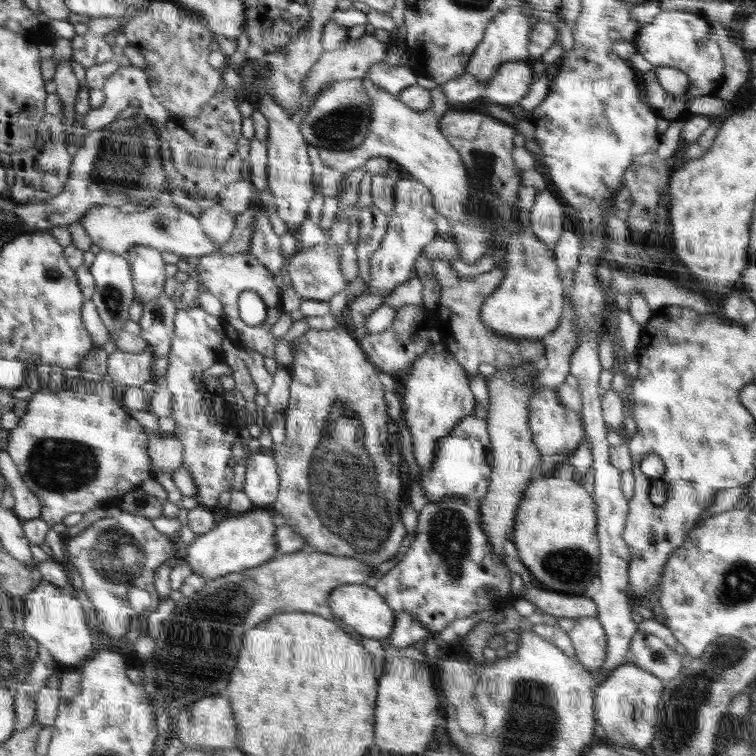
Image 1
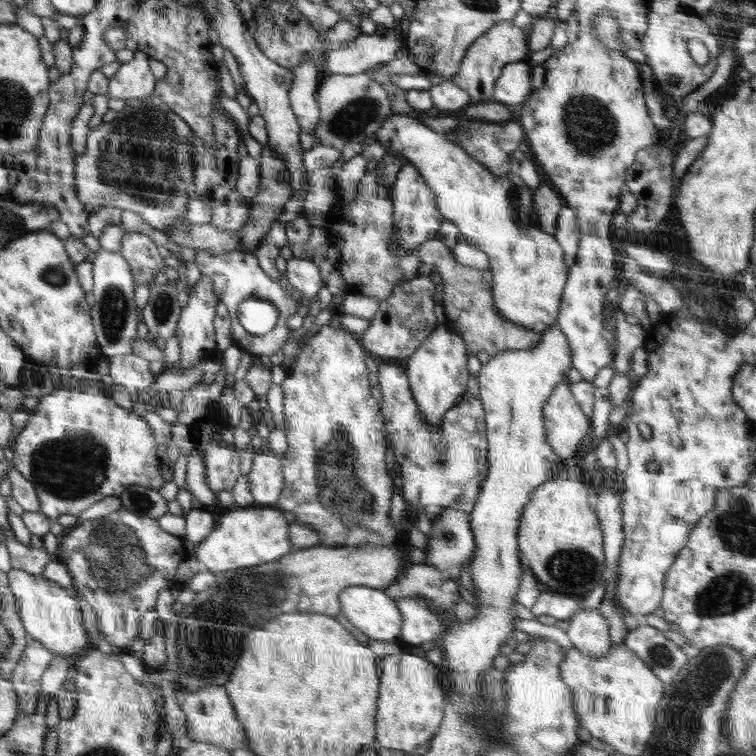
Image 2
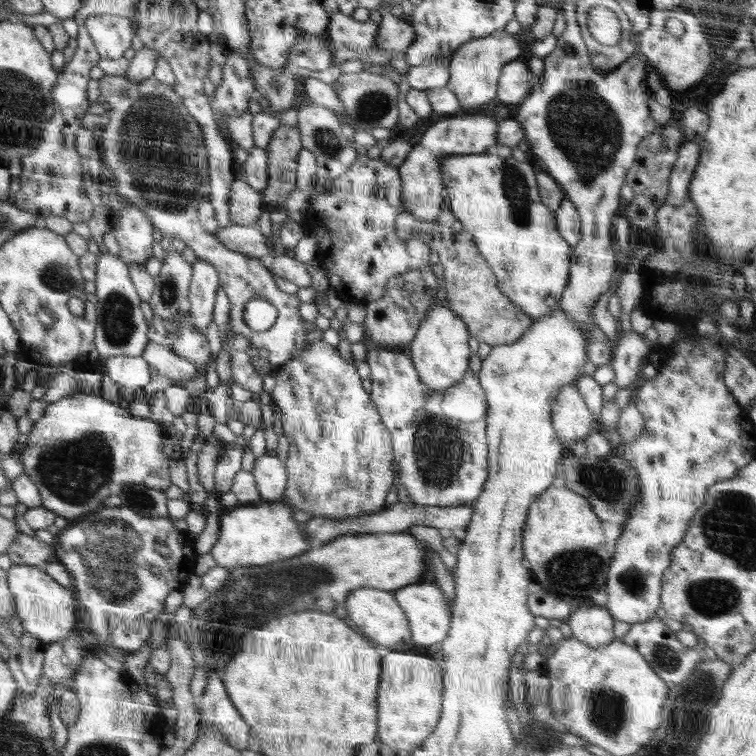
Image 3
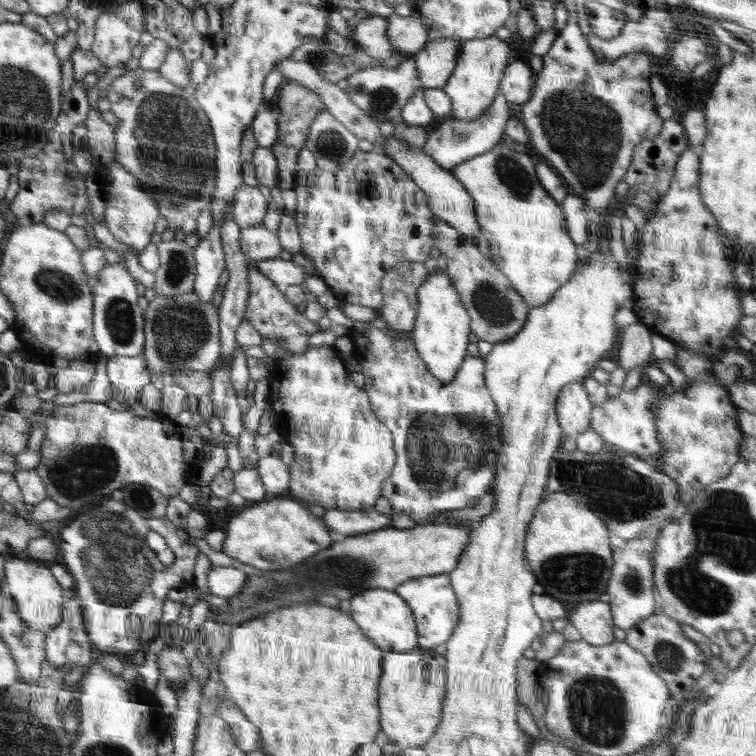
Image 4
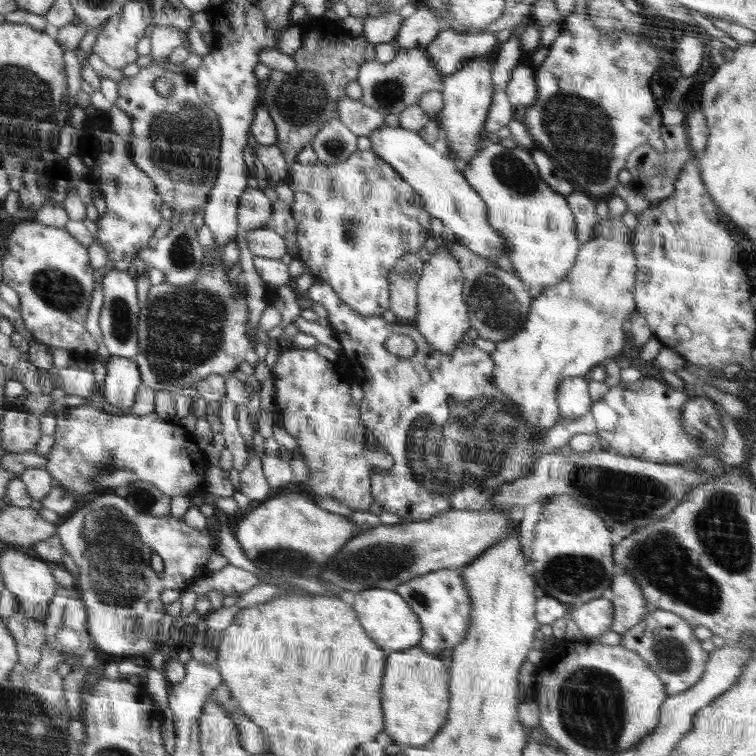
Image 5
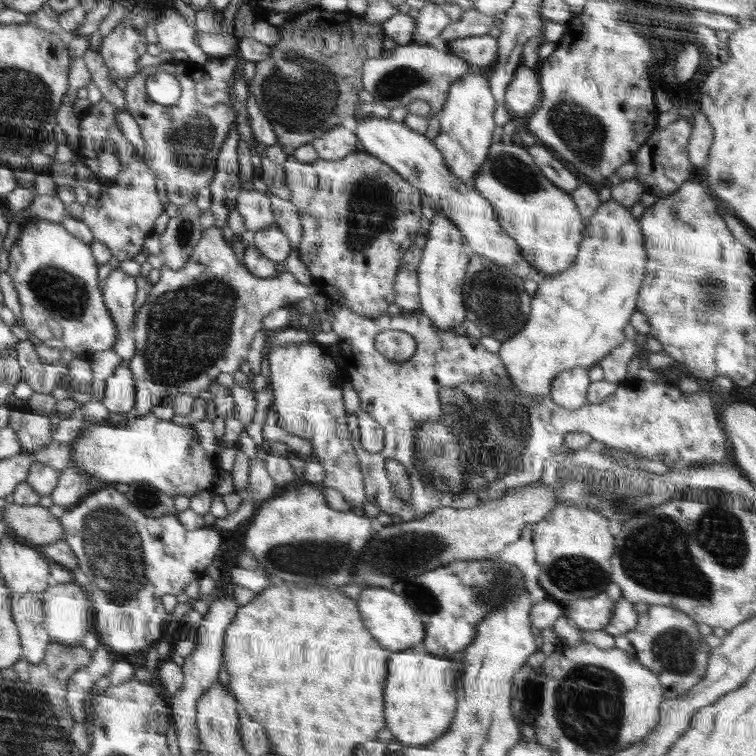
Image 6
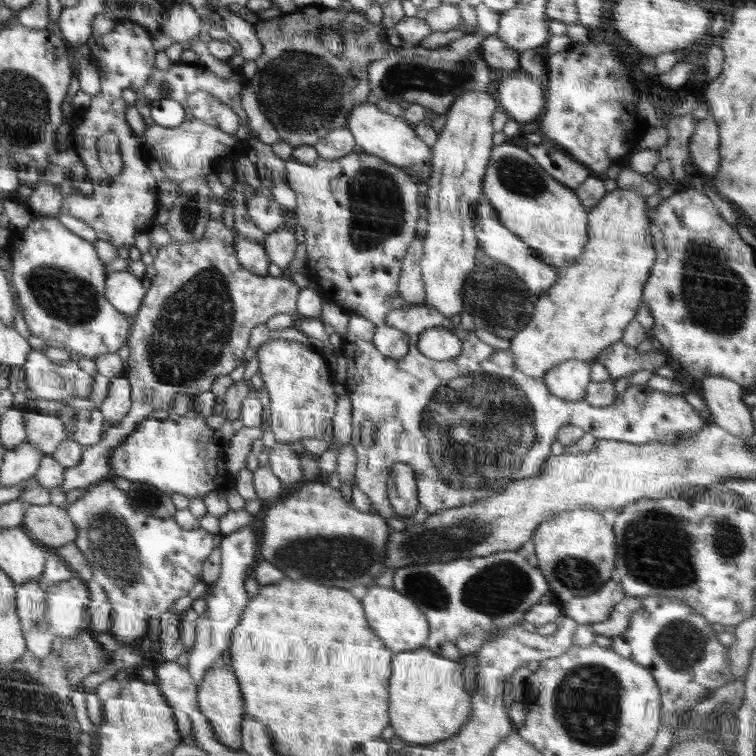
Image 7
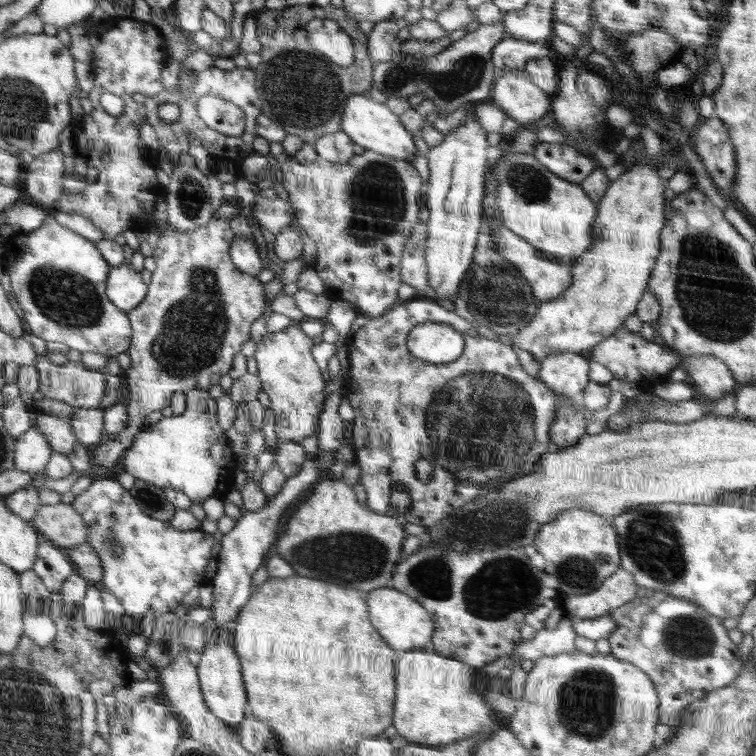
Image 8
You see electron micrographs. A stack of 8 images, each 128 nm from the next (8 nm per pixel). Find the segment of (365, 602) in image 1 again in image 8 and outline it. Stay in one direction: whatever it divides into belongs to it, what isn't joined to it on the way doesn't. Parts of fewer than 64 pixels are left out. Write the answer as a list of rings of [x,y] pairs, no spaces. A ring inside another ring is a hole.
[[[382,587],[372,590],[366,598],[370,622],[378,630],[378,634],[398,652],[410,651],[412,648],[429,646],[434,634],[434,622],[429,612],[418,604],[417,600],[410,598],[406,593],[400,592],[395,587]]]

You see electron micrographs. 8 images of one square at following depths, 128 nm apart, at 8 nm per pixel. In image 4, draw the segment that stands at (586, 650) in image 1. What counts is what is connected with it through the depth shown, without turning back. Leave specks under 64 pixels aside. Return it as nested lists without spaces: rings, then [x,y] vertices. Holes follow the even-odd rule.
[[[606,602],[580,603],[568,619],[588,644],[598,646],[615,641],[611,606]]]

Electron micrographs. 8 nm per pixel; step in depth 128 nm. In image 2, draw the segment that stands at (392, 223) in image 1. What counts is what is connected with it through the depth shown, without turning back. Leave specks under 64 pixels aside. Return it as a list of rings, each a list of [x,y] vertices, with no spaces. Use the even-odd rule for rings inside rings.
[[[406,162],[398,171],[396,182],[392,185],[391,196],[394,208],[392,256],[408,256],[426,240],[438,238],[438,230],[445,218],[440,214],[436,206],[436,198],[432,190],[427,186],[426,180],[420,176],[418,168]]]

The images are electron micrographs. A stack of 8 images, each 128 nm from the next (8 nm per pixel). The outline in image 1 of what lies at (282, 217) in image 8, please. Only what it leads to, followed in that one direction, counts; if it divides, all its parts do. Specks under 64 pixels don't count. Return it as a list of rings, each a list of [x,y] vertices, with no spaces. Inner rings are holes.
[[[214,205],[200,213],[197,218],[202,230],[214,244],[223,245],[232,236],[236,215],[226,212],[222,206]]]

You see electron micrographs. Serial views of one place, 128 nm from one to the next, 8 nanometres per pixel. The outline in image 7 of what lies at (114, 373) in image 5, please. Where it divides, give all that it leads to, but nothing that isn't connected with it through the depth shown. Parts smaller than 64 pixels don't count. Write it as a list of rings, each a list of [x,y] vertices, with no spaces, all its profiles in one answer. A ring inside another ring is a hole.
[[[114,377],[109,385],[108,396],[99,408],[108,428],[120,422],[131,408],[131,385],[126,377]]]

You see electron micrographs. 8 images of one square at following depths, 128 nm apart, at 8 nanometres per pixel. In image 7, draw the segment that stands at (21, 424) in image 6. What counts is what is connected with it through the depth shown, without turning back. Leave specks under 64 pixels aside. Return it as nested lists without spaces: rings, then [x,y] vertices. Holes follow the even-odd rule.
[[[33,412],[23,416],[27,442],[43,456],[51,455],[62,441],[67,440],[64,424],[56,415]]]

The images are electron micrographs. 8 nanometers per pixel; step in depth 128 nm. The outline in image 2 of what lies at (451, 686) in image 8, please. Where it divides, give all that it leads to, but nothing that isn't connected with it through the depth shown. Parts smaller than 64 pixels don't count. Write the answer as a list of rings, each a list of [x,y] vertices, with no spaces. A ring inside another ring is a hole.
[[[403,652],[381,659],[382,674],[378,714],[376,714],[376,738],[384,748],[414,752],[421,744],[426,744],[438,732],[442,718],[444,692],[438,681],[438,666],[429,662],[422,652]]]

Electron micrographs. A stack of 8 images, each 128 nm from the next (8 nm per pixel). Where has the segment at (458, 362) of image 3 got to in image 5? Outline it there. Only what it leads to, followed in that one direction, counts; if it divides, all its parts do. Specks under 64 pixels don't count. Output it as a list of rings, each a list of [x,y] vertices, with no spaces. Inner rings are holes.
[[[444,231],[443,245],[438,246],[430,257],[424,259],[424,270],[417,286],[418,312],[414,323],[430,348],[434,348],[438,354],[453,353],[471,327],[463,297],[464,276],[450,248],[454,239],[456,236],[451,231]]]

